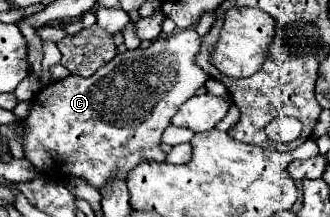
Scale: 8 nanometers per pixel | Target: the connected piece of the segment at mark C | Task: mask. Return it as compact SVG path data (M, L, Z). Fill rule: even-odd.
M193 29L177 31L171 37L155 39L147 49L133 49L125 53L117 53L107 65L103 65L91 77L69 75L61 81L55 81L43 87L35 99L27 123L25 133L25 157L37 167L41 175L65 179L67 177L83 177L93 187L101 187L109 175L127 177L127 173L139 161L165 161L165 153L159 149L161 133L171 125L171 117L177 113L179 105L195 95L199 87L209 79L203 69L199 69L193 61L199 49L199 35Z

